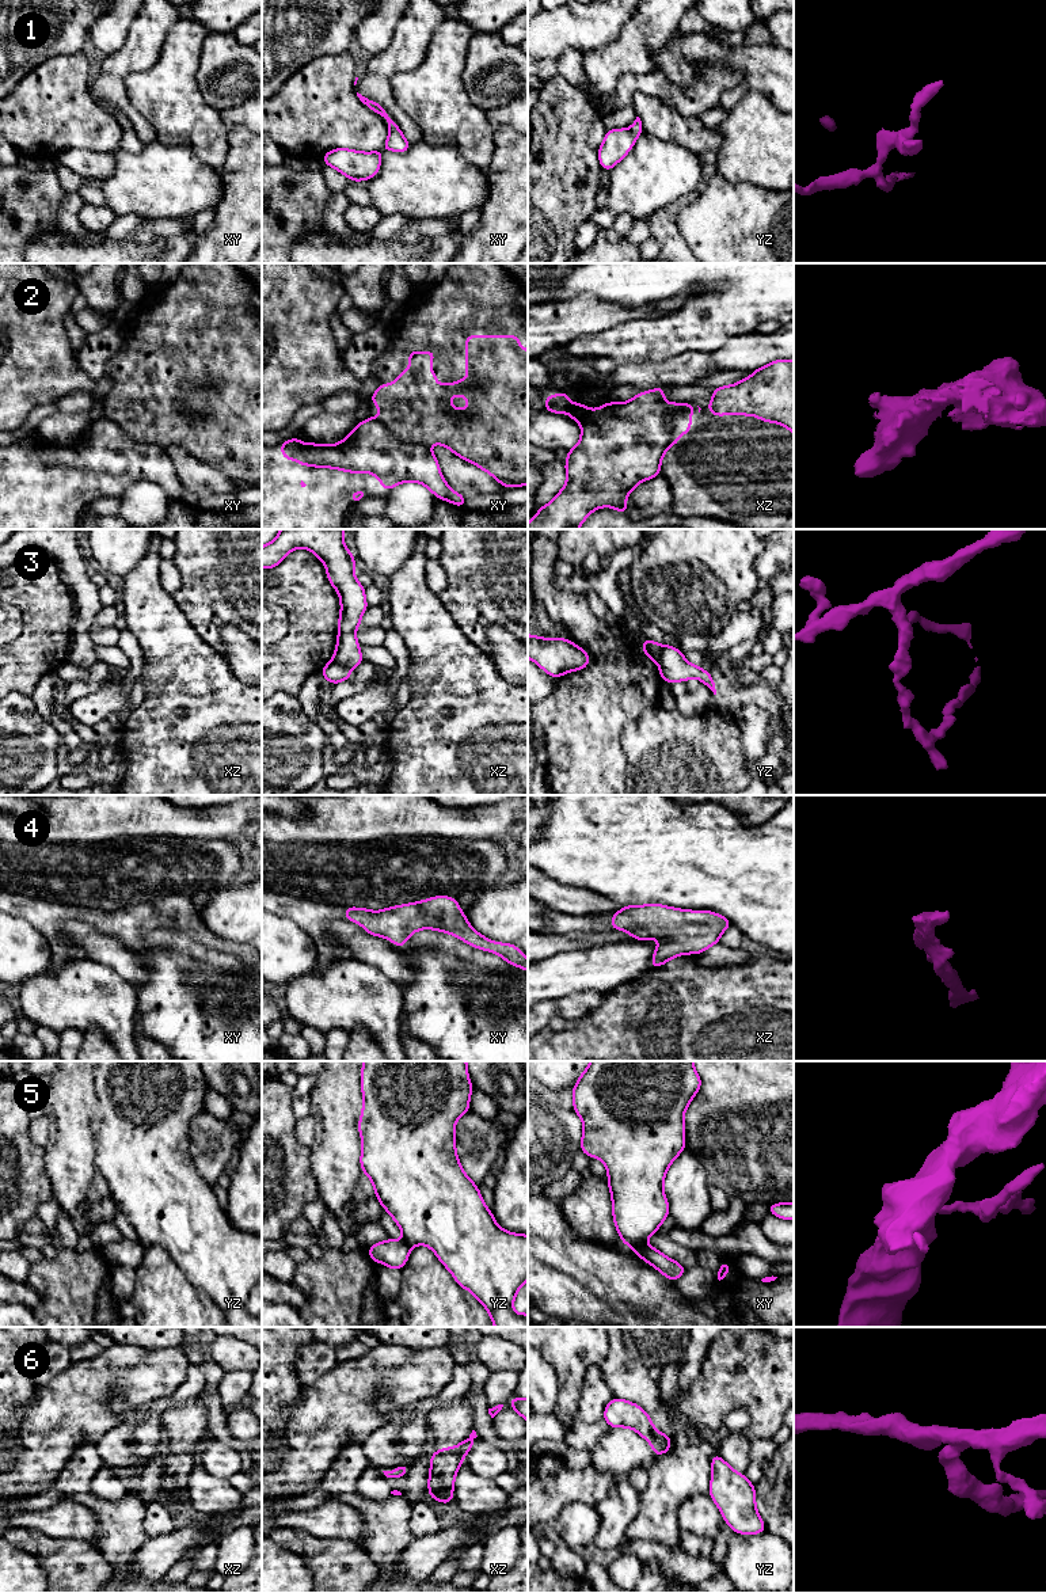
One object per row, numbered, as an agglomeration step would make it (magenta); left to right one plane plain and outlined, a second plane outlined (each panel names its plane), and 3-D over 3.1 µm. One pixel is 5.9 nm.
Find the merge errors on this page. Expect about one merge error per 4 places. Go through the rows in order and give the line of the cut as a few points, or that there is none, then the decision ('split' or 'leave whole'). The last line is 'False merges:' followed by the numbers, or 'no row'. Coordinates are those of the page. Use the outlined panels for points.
1: cut none; leave whole
2: cut xz (688, 403), (687, 409), (676, 411), (670, 418), (670, 443); split
3: cut xz (331, 661), (349, 668); split
4: cut none; leave whole
5: cut xy (645, 1243), (630, 1246); split
6: cut yz (655, 1430), (650, 1441); split
False merges: 2, 3, 5, 6

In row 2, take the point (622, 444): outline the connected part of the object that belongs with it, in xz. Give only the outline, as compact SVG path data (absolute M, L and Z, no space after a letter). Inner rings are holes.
M665 388L639 392L625 403L606 402L594 410L582 403L573 404L568 392L545 398L545 411L567 411L581 425L582 433L579 442L567 450L564 487L537 510L528 529L578 529L592 512L605 506L628 514L625 497L632 495L640 482L661 475L661 460L672 445L672 415L689 408L688 403L666 403Z

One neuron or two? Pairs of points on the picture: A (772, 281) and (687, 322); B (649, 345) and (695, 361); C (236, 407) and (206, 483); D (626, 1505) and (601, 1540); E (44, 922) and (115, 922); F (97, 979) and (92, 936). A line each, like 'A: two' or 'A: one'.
A: one
B: two
C: two
D: one
E: one
F: two

